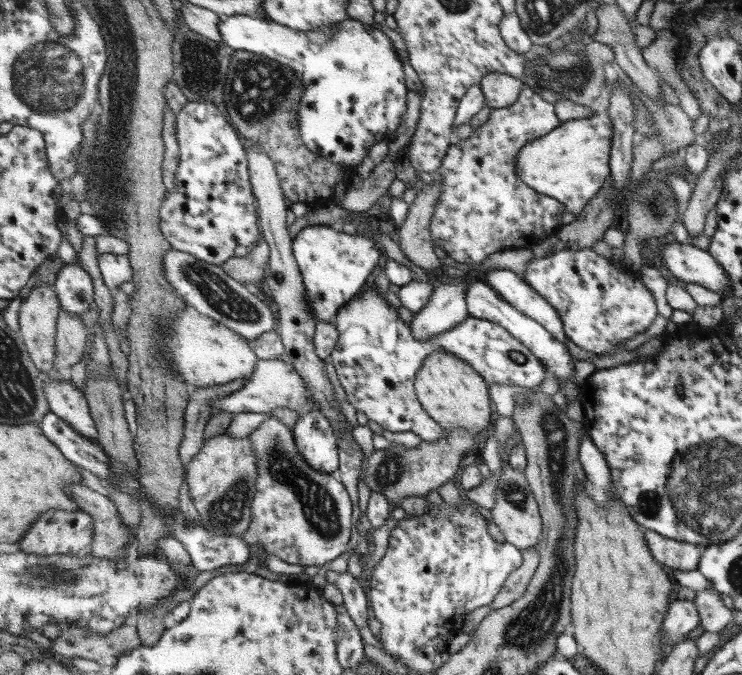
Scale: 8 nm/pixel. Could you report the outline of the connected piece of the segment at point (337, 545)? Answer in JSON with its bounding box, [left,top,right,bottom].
[242,415,355,567]

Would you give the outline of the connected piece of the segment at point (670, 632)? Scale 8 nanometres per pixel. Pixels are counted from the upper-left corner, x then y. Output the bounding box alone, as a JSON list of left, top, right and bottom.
[663,599,699,659]

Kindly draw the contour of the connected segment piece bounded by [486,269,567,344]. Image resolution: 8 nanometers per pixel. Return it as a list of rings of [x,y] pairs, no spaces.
[[[490,270],[486,276],[489,286],[494,287],[503,299],[518,307],[523,314],[540,322],[563,344],[567,344],[565,324],[549,301],[541,296],[522,275],[512,270]]]

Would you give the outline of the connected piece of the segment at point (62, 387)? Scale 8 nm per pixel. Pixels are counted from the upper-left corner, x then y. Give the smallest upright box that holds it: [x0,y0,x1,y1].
[46,380,100,442]

